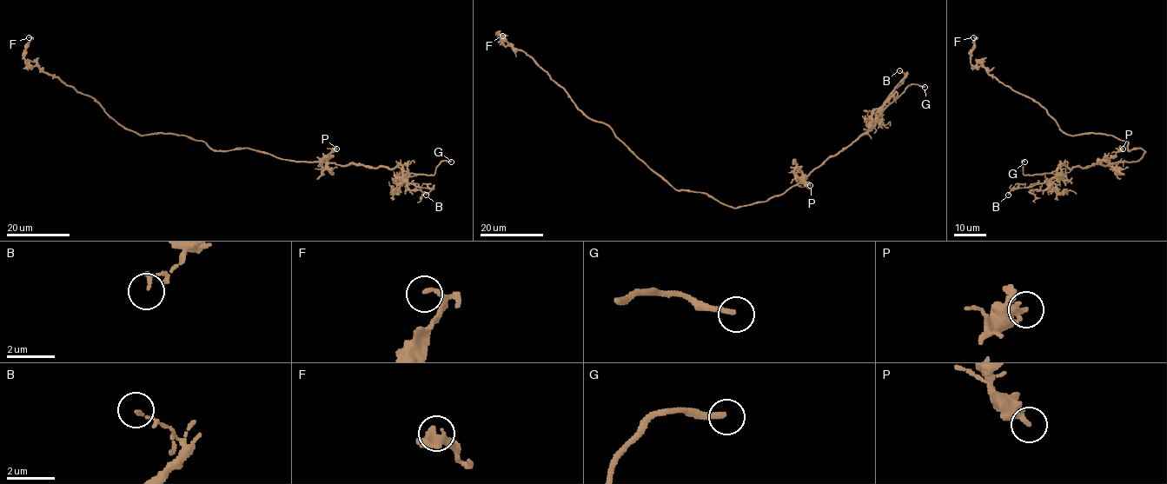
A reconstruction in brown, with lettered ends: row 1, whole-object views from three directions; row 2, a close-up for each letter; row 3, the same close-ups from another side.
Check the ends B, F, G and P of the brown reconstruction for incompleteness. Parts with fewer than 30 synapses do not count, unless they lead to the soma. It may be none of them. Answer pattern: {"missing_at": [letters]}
{"missing_at": []}

